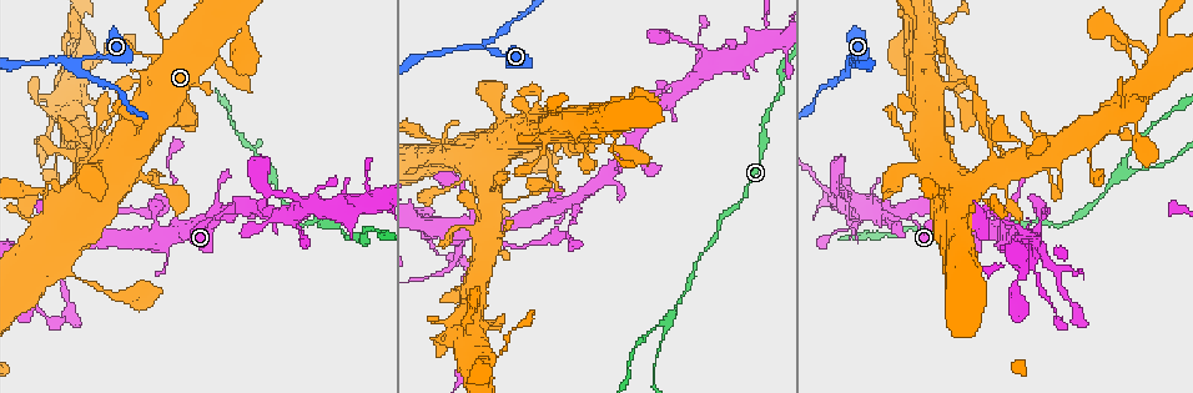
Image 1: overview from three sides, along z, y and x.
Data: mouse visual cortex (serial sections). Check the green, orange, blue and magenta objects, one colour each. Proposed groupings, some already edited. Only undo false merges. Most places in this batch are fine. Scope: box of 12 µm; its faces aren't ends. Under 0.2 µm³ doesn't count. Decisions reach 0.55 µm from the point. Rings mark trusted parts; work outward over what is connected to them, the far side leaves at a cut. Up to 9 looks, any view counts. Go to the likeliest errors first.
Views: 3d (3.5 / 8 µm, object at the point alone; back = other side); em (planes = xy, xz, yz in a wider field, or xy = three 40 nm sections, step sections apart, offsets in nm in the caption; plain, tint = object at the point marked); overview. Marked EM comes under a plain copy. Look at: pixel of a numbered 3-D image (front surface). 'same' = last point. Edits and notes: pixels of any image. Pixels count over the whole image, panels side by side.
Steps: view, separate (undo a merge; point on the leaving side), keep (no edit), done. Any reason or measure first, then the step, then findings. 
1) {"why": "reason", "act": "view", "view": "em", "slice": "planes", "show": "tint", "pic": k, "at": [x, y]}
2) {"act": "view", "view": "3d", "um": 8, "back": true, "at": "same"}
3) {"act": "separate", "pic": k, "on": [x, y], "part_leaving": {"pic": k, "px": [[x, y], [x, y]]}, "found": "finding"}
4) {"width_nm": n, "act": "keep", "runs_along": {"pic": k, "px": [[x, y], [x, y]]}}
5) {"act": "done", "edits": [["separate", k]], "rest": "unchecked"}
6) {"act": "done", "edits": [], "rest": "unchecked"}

{"why": "three arms meet", "act": "view", "view": "3d", "um": 3.5, "pic": 1, "at": [847, 65]}

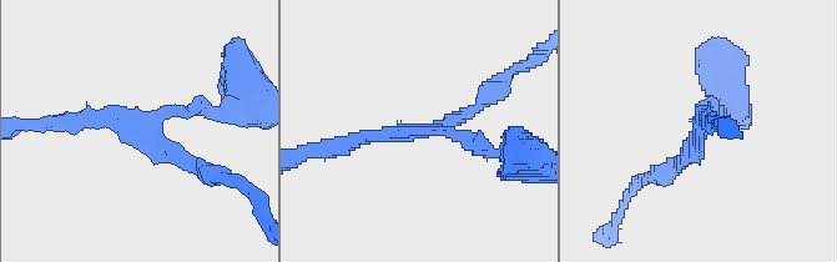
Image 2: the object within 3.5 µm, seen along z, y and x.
{"why": "need the tissue", "act": "view", "view": "em", "slice": "xy", "step": 2, "show": "tint", "pic": 2, "at": [155, 125]}

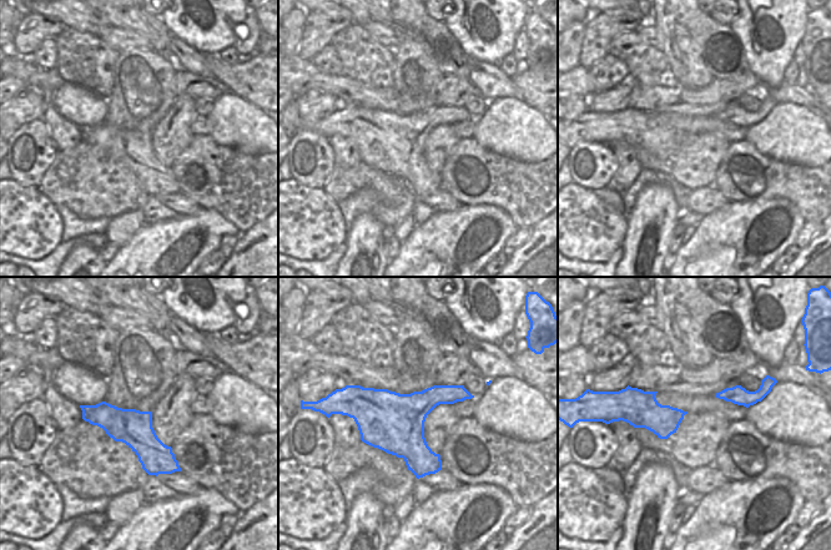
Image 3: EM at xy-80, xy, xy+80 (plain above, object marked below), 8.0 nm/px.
{"act": "keep", "runs_along": {"pic": 2, "px": [[227, 107], [70, 122]]}, "found": "one cell here"}

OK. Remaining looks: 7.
{"why": "three arms meet", "act": "view", "view": "3d", "um": 8, "back": true, "pic": 1, "at": [1124, 168]}

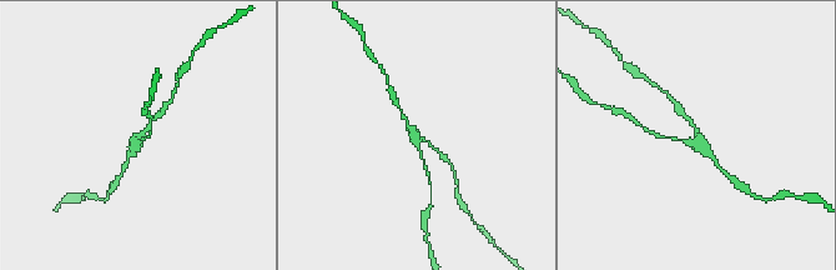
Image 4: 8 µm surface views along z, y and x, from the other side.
{"arms": 3, "arm_widths_nm": [100, 150, 150], "why": "now the EM", "act": "view", "view": "em", "slice": "xy", "step": 5, "show": "tint", "pic": 4, "at": [416, 138]}

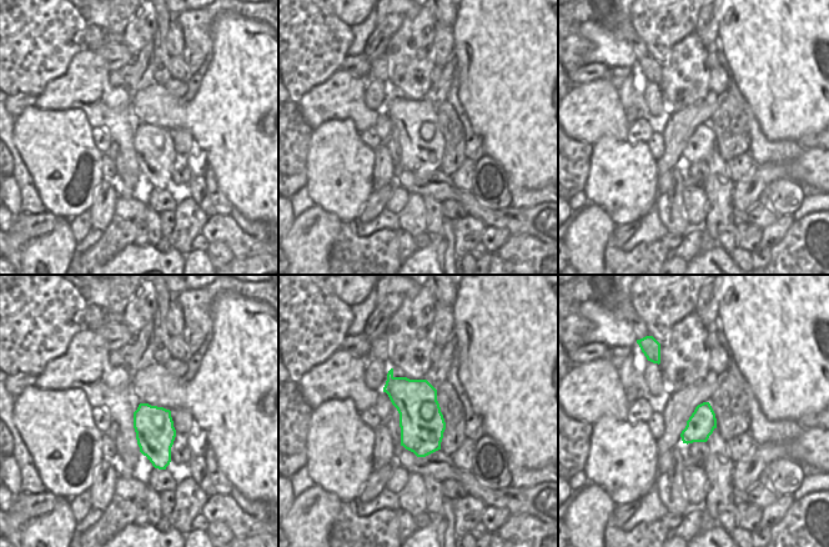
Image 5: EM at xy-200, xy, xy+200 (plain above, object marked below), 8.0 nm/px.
{"width_nm": 360, "act": "keep", "runs_along": {"pic": 4, "px": [[719, 166], [683, 116]]}, "found": "all the same cell"}

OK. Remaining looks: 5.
{"why": "calibre changes", "act": "view", "view": "3d", "um": 3.5, "pic": 1, "at": [443, 270]}

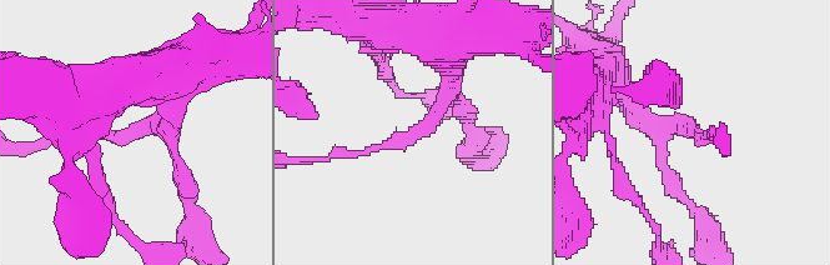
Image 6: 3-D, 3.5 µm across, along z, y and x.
{"arm_widths_nm": [150, 250], "act": "view", "view": "em", "slice": "xy", "step": 1, "show": "tint", "pic": 6, "at": [139, 131]}

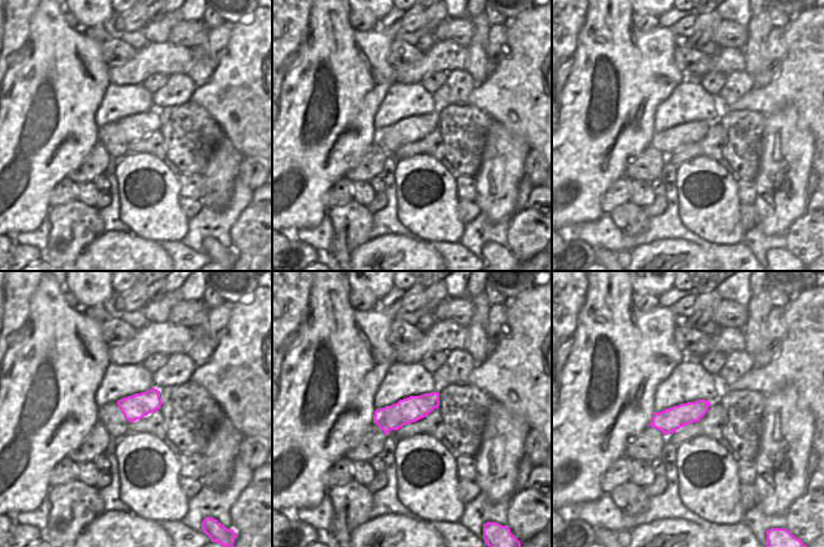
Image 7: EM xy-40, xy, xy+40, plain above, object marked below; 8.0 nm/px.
{"width_nm": 200, "act": "keep", "runs_along": {"pic": 7, "px": [[436, 396], [393, 417], [376, 420]]}, "found": "continuous, no second cell"}

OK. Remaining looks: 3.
{"why": "abrupt turn", "act": "view", "view": "3d", "um": 3.5, "pic": 1, "at": [479, 164]}

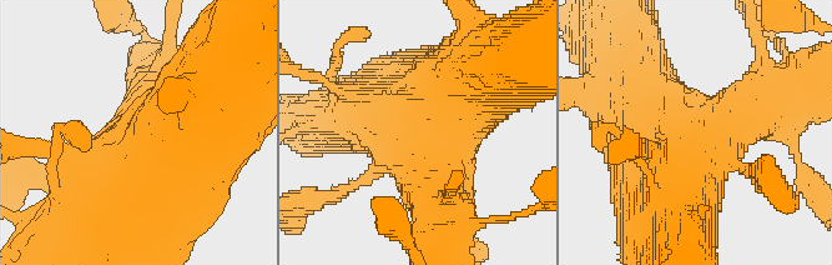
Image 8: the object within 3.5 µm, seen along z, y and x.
{"why": "need the tissue", "act": "view", "view": "em", "slice": "xy", "step": 2, "show": "tint", "pic": 8, "at": [412, 132]}

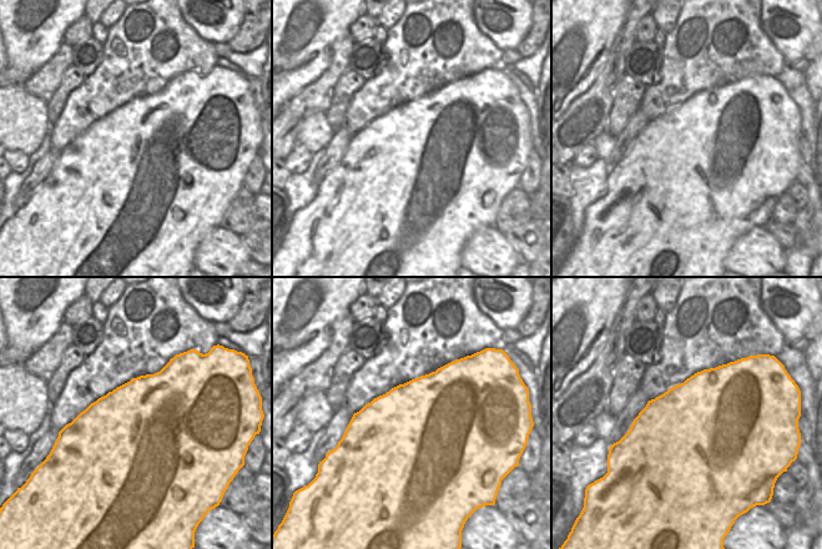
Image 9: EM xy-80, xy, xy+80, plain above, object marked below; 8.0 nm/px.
{"why": "cut it another way", "act": "view", "view": "em", "slice": "xy", "step": 1, "show": "tint", "at": "same"}

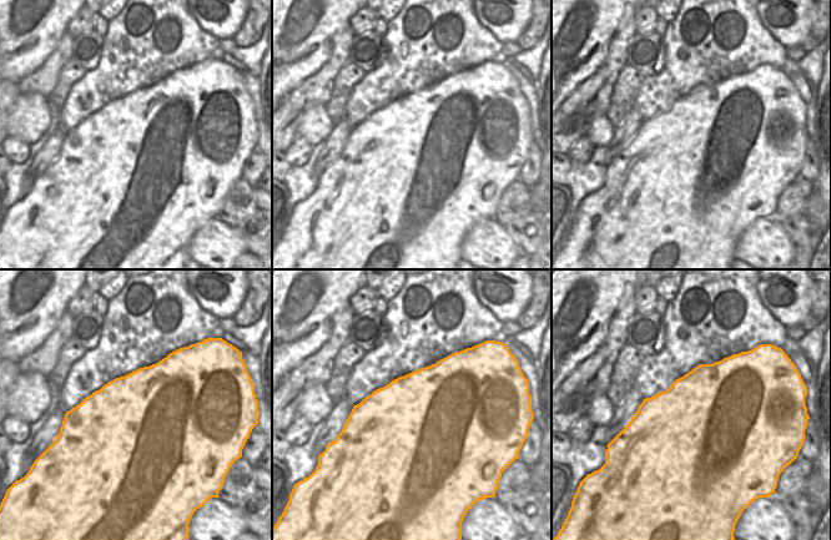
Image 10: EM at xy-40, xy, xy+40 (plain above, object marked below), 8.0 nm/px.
{"act": "keep", "runs_along": {"pic": 8, "px": [[503, 63], [460, 85], [434, 169]]}, "found": "one cell here"}

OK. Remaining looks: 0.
{"act": "done", "edits": [], "rest": "unchecked"}

